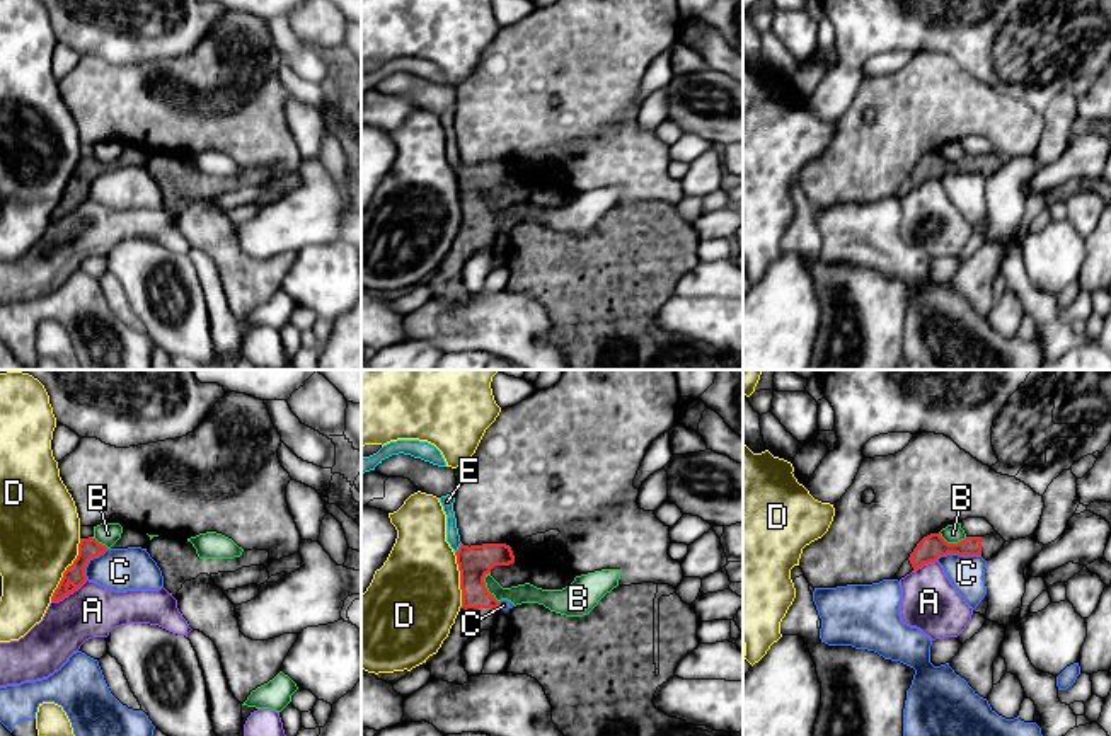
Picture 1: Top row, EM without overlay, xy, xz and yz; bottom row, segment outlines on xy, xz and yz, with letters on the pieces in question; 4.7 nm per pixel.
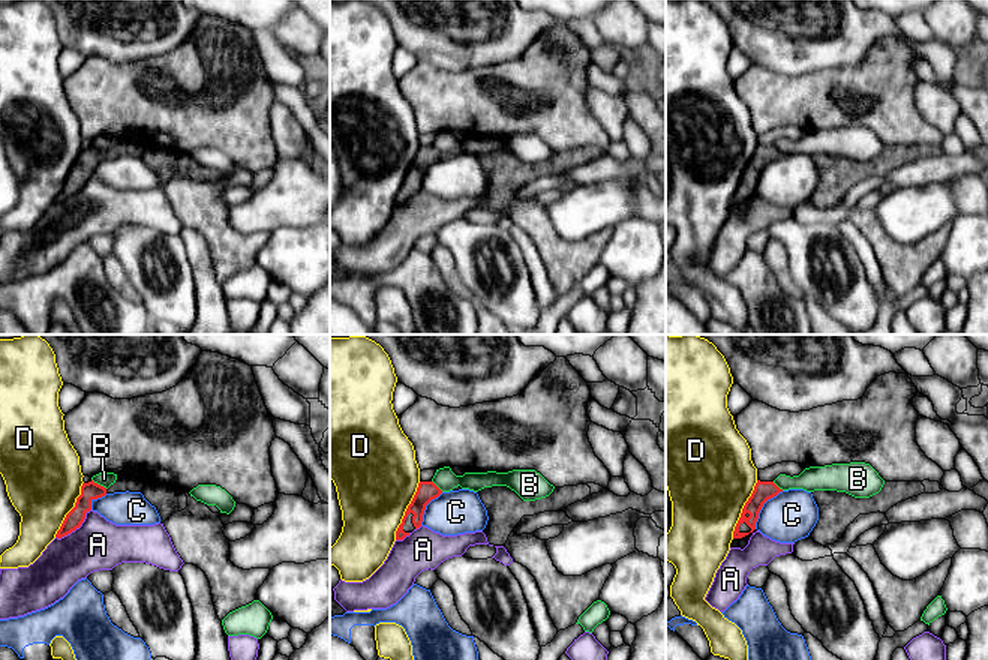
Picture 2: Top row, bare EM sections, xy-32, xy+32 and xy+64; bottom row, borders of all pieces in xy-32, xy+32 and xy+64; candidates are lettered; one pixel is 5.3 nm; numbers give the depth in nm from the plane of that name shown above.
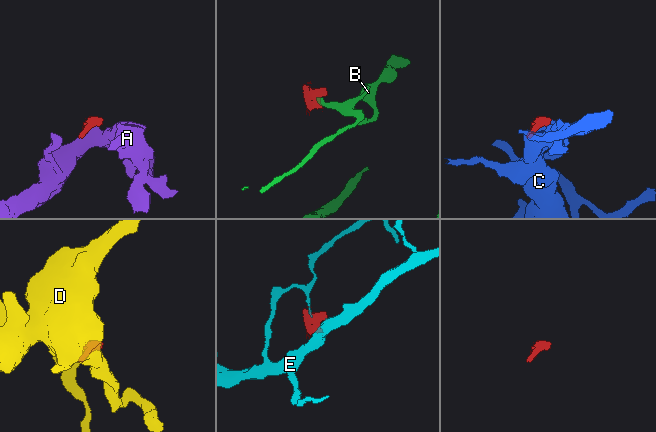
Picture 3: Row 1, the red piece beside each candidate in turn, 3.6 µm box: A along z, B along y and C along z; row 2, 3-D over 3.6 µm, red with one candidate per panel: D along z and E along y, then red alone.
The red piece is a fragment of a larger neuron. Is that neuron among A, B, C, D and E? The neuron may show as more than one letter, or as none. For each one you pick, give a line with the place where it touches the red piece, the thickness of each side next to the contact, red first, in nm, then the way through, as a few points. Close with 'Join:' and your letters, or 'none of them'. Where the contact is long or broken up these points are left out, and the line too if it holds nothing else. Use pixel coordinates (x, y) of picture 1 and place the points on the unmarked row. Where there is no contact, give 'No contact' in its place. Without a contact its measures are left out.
Join: none of them

